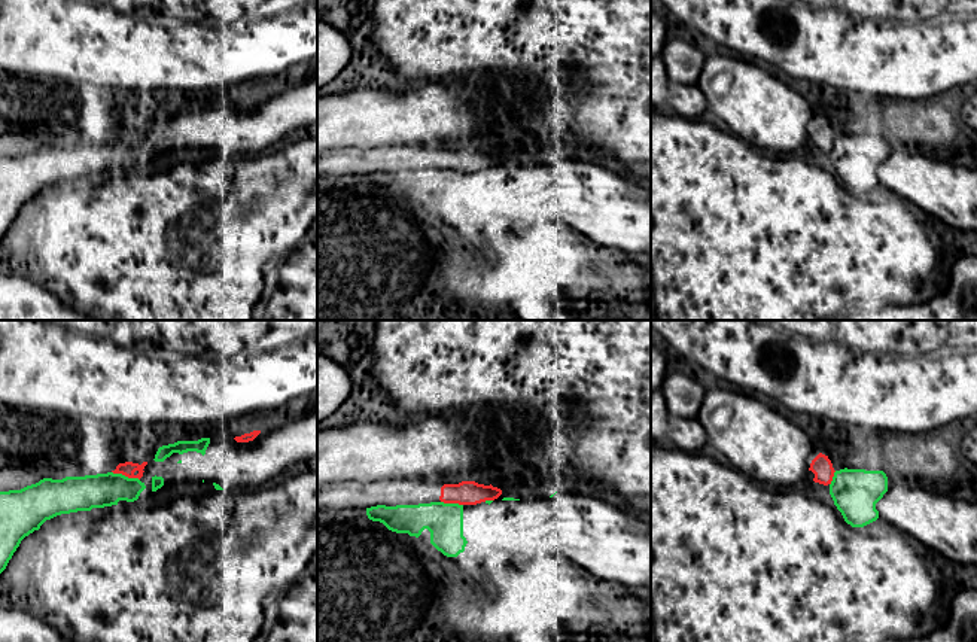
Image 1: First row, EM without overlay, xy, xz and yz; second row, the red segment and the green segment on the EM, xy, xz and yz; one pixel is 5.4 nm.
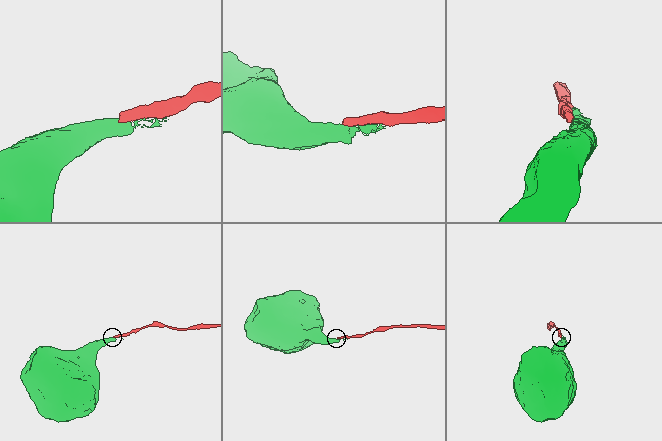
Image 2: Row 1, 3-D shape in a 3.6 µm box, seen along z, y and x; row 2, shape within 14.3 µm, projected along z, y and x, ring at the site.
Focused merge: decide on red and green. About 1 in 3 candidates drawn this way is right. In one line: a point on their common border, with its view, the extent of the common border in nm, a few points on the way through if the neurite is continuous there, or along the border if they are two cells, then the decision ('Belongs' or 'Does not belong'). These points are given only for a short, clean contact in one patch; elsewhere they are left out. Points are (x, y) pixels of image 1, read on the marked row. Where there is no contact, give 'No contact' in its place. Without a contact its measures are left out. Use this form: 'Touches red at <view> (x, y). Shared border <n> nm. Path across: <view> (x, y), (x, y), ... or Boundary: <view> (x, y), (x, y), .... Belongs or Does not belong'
Touches red at xy (125, 475). Shared border 160 nm. Does not belong

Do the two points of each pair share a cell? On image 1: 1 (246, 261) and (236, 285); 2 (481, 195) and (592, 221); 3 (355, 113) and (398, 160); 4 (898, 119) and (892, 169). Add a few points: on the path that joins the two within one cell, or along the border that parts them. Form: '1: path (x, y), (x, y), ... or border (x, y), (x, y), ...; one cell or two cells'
1: border (227, 274), (259, 279), (261, 300); two cells
2: path (508, 195), (565, 195); one cell
3: border (350, 146), (422, 146); two cells
4: border (918, 152), (894, 152), (888, 158); two cells

